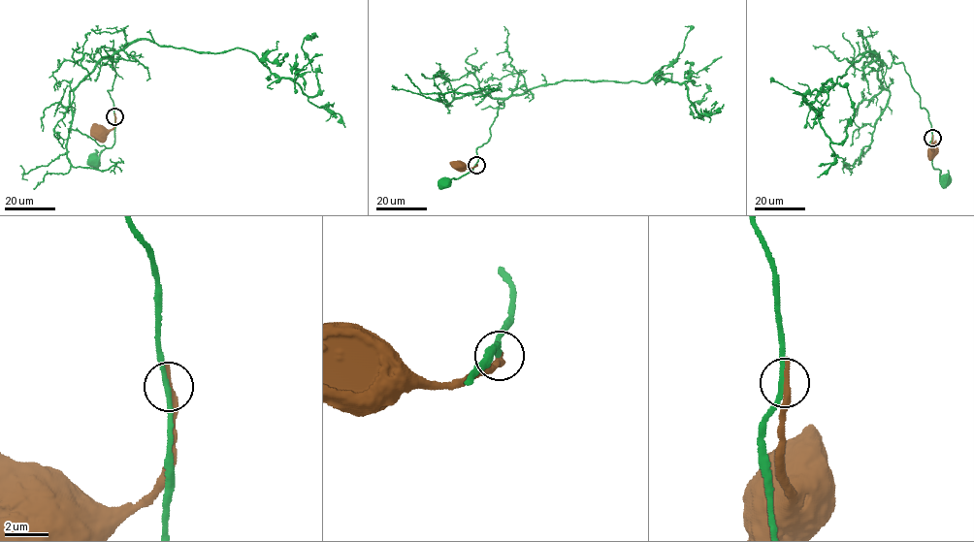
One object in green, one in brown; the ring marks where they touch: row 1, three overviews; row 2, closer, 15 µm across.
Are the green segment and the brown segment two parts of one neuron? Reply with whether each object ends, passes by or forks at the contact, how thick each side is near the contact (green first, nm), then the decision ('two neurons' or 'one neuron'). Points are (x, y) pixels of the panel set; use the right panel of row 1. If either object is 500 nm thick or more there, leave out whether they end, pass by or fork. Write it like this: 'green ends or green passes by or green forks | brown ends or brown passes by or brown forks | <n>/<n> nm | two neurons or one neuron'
green passes by | brown ends | 220/380 nm | two neurons

